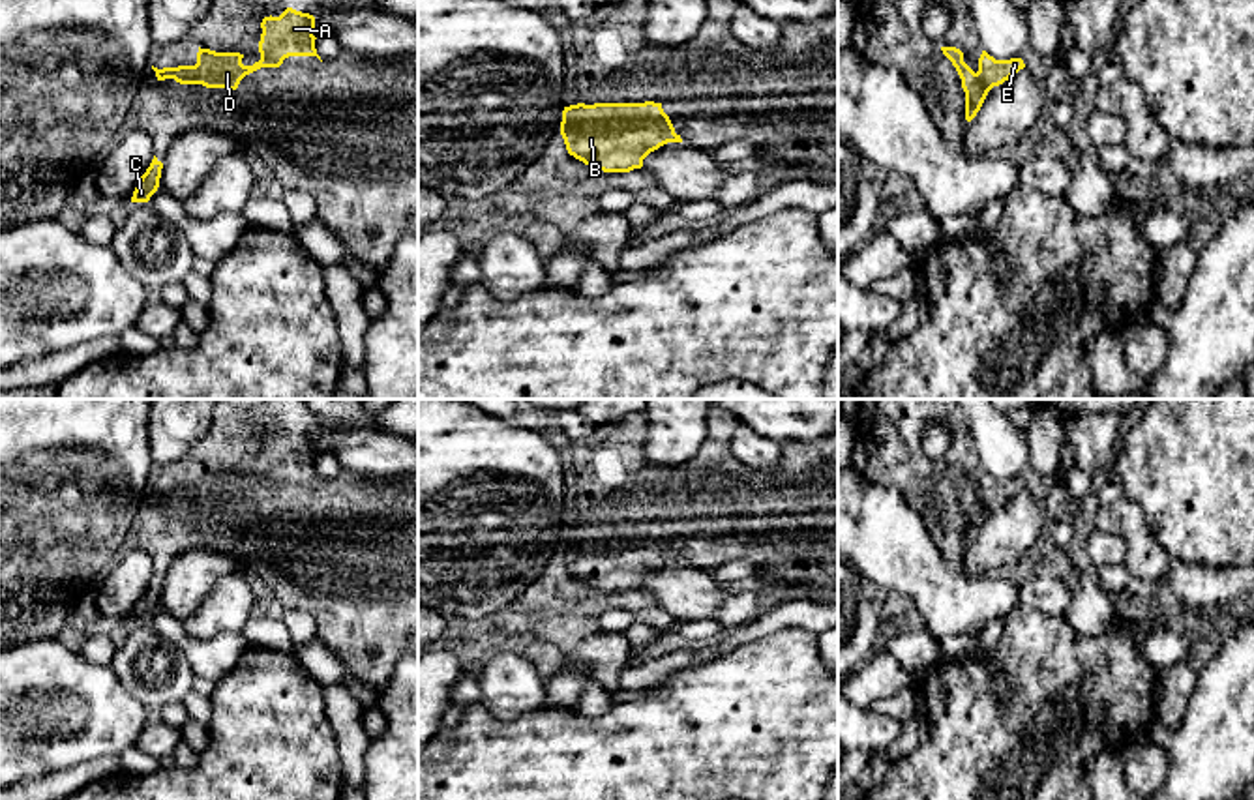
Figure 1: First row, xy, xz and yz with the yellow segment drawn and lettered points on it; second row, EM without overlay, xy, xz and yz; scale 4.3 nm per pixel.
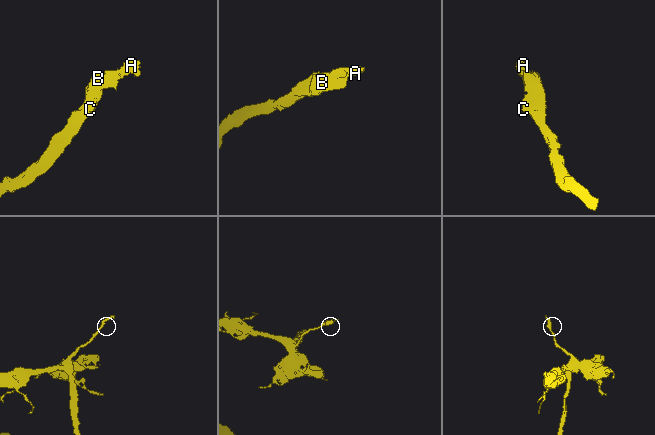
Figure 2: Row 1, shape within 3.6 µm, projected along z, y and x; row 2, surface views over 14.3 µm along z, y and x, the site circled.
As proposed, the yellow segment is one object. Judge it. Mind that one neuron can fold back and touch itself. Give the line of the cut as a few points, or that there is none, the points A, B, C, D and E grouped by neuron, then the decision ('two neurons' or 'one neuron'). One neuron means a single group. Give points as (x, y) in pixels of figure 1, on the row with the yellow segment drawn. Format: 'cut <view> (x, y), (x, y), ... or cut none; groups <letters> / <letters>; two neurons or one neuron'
cut none; groups A B C D E; one neuron

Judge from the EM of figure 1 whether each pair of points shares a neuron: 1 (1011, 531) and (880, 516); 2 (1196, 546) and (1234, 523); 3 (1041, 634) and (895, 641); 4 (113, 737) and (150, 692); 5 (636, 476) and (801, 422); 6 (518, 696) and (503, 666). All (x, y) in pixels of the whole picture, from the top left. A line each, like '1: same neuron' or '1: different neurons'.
1: different neurons
2: same neuron
3: different neurons
4: different neurons
5: different neurons
6: same neuron

